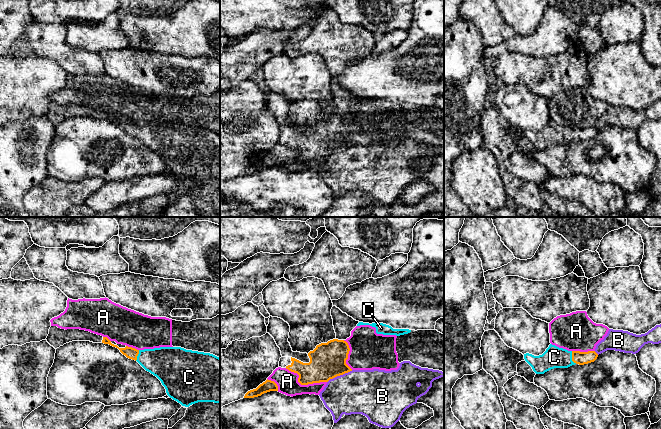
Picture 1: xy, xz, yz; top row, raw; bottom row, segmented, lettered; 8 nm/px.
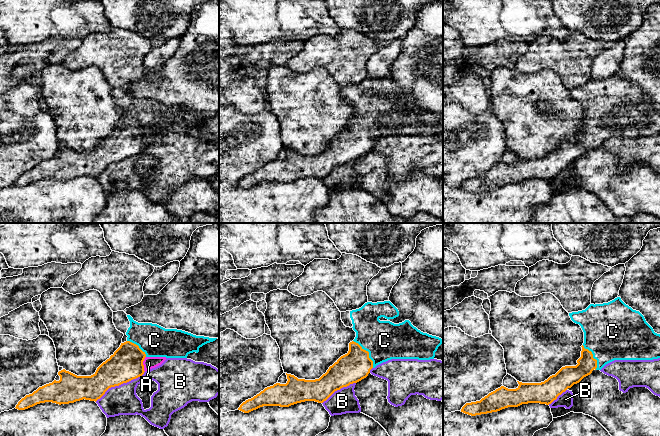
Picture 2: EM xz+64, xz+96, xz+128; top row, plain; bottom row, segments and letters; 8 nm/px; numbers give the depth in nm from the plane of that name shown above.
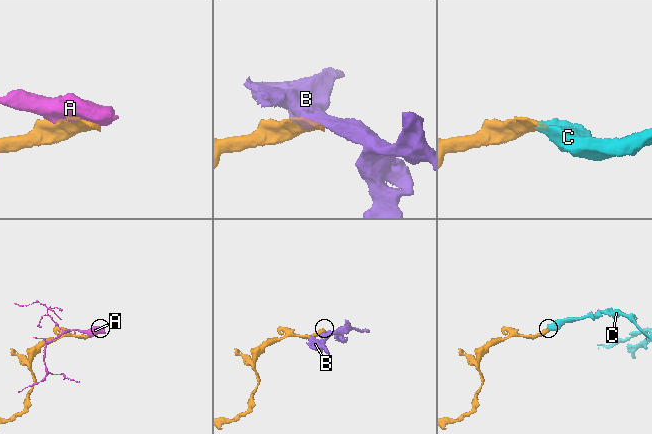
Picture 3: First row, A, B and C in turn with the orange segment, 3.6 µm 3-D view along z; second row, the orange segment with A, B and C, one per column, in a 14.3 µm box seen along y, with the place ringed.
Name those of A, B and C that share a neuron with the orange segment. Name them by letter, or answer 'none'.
C

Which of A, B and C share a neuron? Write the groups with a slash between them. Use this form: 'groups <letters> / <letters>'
groups A / B / C

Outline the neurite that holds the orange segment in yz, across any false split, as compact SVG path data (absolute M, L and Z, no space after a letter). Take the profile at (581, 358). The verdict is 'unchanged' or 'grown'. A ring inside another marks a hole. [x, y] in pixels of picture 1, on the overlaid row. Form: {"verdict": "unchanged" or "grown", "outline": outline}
{"verdict": "grown", "outline": "M550 344L546 351L539 356L524 354L525 361L536 374L544 374L554 368L568 368L572 365L584 365L594 362L598 357L595 351L568 351Z"}

